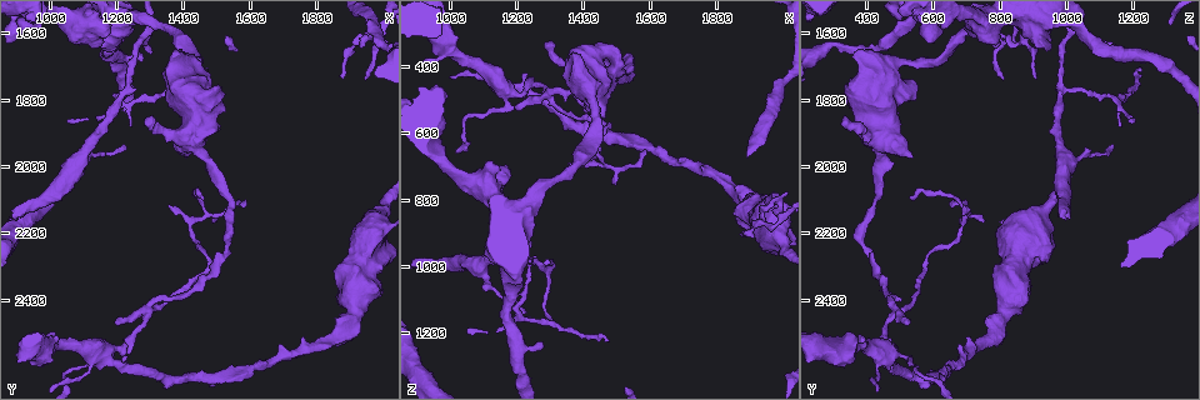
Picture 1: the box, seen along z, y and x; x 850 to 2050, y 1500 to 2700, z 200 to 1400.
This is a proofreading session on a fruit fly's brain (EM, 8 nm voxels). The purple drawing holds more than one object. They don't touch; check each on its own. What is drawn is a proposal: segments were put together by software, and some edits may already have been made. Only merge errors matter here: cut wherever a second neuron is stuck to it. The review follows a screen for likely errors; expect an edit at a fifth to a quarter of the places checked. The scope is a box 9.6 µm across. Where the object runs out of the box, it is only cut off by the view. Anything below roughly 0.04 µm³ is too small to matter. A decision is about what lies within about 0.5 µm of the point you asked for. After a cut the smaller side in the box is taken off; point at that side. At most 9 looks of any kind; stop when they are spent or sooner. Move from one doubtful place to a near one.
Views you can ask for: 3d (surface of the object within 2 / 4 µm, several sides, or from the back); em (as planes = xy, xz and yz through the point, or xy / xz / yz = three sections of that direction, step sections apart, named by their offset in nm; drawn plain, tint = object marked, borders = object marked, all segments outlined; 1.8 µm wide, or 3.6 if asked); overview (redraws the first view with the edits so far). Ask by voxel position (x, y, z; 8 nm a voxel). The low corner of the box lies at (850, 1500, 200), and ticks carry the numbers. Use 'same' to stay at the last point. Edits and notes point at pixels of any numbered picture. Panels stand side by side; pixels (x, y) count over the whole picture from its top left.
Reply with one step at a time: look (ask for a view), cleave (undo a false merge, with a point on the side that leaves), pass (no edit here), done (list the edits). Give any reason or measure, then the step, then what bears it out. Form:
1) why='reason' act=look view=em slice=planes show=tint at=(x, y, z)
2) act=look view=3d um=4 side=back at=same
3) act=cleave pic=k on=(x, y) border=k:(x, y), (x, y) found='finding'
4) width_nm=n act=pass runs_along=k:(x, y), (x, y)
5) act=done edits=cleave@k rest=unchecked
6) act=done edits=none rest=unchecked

why='sharp bend' act=look view=em um=3.6 slice=planes show=tint at=(1450, 1940, 440)

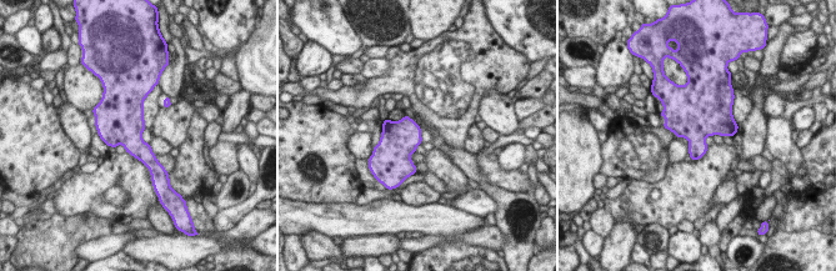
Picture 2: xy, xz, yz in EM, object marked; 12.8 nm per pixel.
act=pass found='all the same neuron'

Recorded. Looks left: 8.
why='calibre changes' act=look view=em um=3.6 slice=planes show=tint at=(1980, 2160, 890)

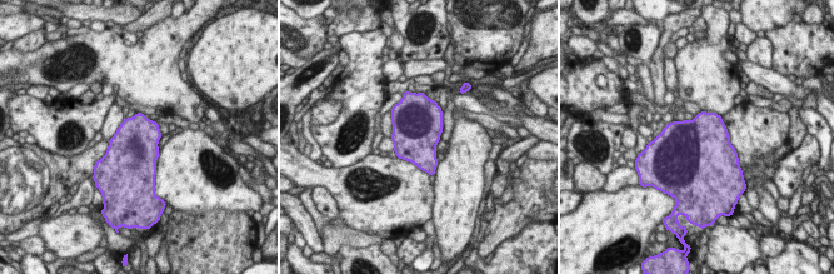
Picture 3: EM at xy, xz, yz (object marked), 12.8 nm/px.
width_nm=600 act=pass found='one neuron here'

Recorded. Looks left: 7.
why='narrows sharply' act=look view=3d um=4 at=(1290, 2420, 480)

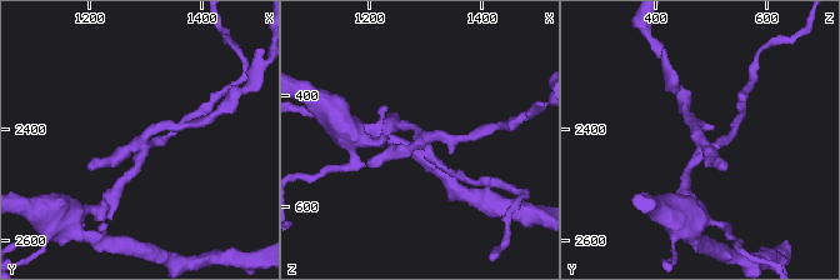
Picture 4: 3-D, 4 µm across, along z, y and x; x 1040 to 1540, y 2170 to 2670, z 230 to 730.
why='now the EM' act=look view=em slice=planes show=tint at=(1295, 2420, 480)

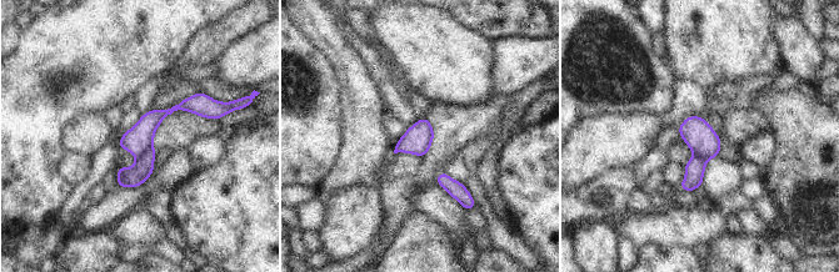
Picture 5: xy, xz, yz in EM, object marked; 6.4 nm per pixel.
width_nm=180 act=cleave pic=5 on=(143, 169) border=5:(151, 146), (136, 159) found='a second neuron is stuck on'

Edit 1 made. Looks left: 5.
act=look view=overview

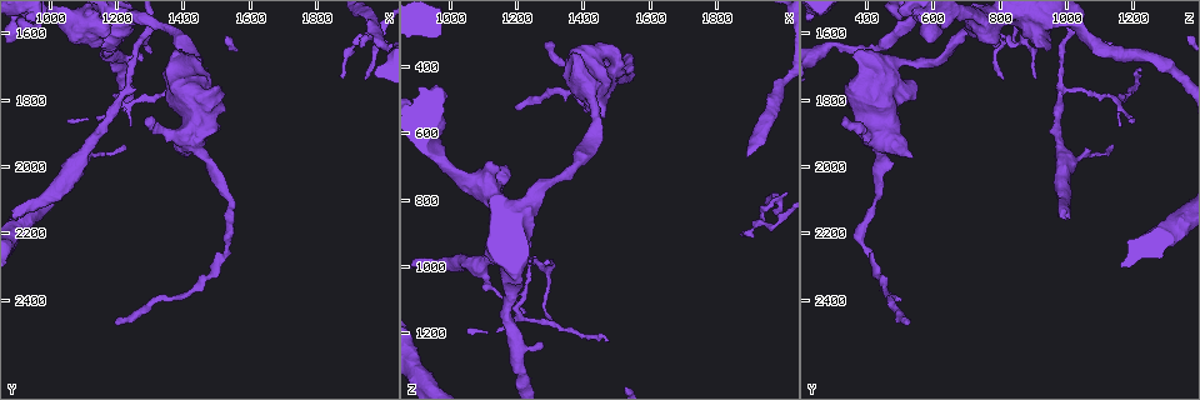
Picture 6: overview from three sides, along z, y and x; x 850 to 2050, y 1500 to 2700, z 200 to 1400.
why='three-way junction' act=look view=em slice=yz step=16 show=tint at=(1230, 1780, 980)

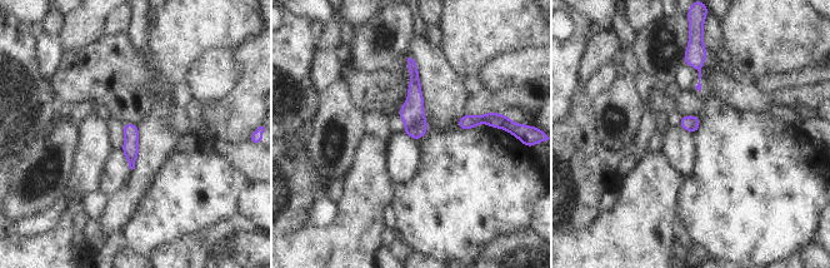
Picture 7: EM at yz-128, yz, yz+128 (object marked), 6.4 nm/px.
width_nm=100 act=cleave pic=7 on=(421, 128) border=7:(424, 113), (421, 119), (405, 132) found='a second neuron is stuck on'

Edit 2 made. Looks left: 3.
act=done edits=cleave@5,cleave@7 rest=unchecked

